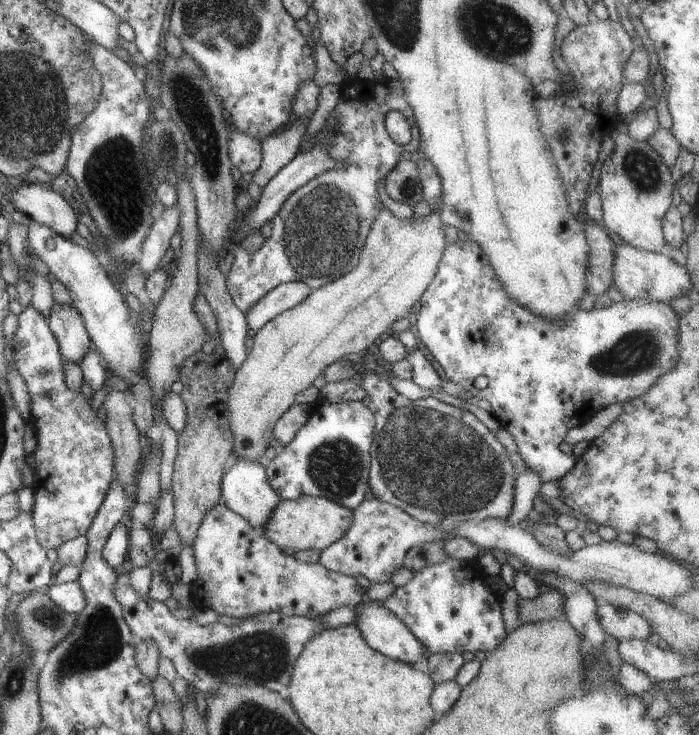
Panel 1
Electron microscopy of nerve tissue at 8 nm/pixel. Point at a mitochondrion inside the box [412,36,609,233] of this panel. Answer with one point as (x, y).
(564, 135)

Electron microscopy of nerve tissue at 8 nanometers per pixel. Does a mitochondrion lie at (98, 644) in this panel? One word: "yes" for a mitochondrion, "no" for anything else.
yes

